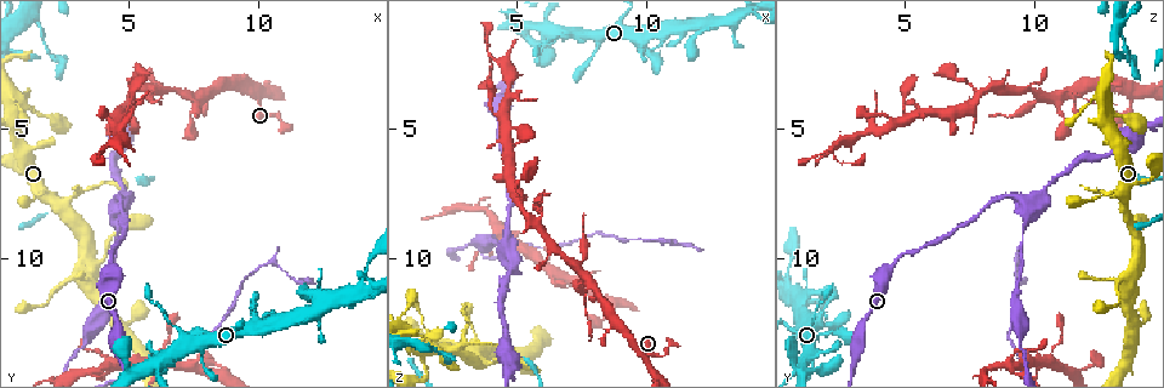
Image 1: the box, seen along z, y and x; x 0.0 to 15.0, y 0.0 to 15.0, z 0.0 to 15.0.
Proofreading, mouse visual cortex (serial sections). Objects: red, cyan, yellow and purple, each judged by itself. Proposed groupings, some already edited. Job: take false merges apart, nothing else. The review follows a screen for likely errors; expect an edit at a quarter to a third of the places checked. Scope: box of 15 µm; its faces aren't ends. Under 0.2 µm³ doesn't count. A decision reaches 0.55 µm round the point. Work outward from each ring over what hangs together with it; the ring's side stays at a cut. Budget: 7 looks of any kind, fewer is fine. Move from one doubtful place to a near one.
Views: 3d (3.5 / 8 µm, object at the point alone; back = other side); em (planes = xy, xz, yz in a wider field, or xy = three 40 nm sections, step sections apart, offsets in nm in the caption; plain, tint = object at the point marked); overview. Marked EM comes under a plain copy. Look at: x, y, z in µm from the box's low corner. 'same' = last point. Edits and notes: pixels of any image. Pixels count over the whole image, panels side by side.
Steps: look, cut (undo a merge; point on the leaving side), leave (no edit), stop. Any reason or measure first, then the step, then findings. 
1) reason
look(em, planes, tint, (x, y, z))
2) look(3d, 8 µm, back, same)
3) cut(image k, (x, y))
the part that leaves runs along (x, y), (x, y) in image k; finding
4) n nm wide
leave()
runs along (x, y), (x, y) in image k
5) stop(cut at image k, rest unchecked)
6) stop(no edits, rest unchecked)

look(3d, 3.5 µm, (10.1, 3.7, 13.9))

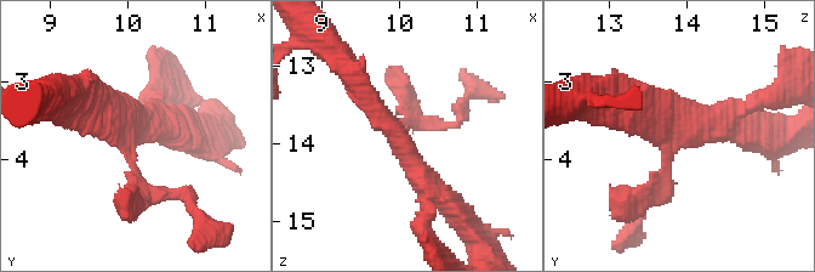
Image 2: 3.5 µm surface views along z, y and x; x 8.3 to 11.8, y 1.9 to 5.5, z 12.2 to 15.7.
look(em, planes, tint, (10.00, 3.65, 13.95))

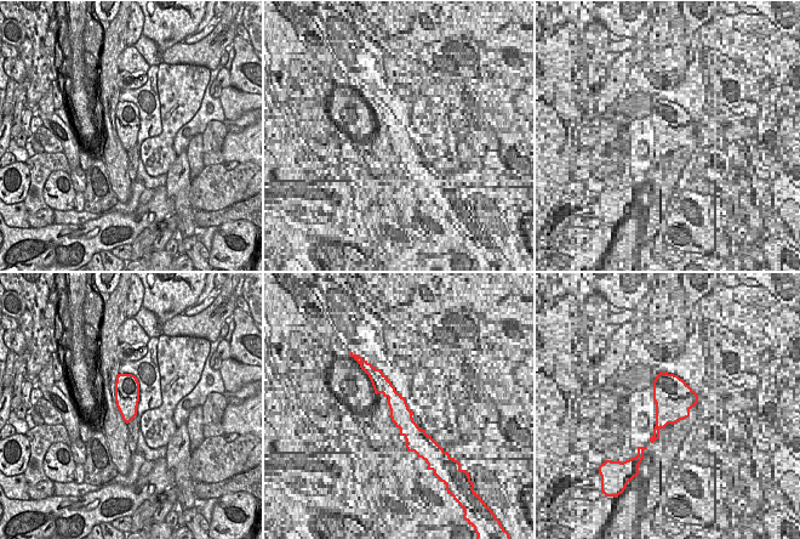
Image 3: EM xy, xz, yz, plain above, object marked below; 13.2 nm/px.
leave()
runs along (644, 197), (697, 122), (741, 130) in image 2; all the same cell

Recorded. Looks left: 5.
branch point
look(em, xy, step 5, tint, (4.7, 7.9, 9.8))

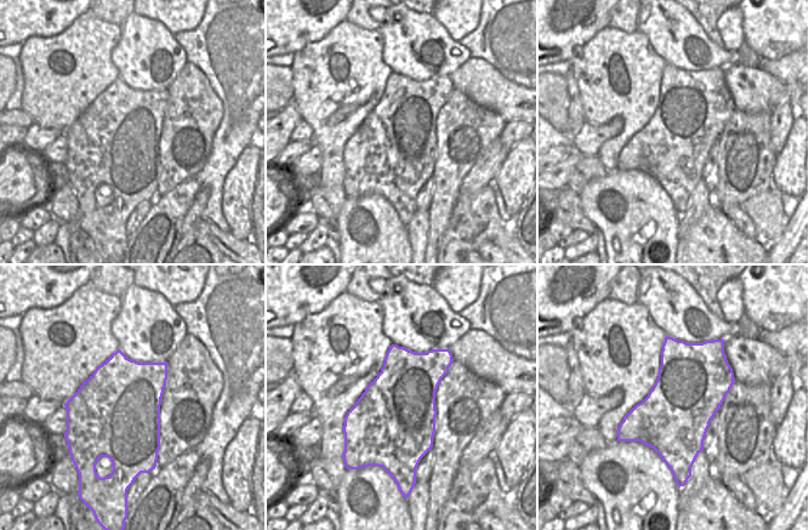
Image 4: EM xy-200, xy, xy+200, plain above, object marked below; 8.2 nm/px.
look(3d, 3.5 µm, back, same)

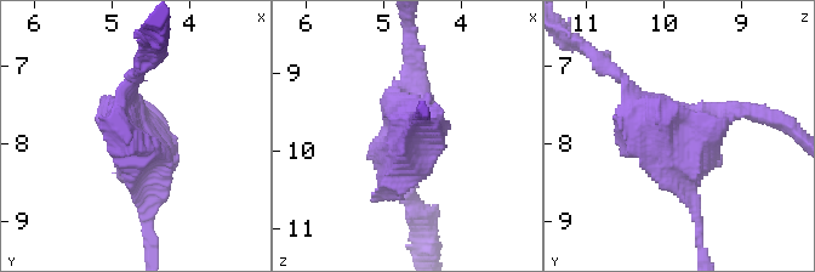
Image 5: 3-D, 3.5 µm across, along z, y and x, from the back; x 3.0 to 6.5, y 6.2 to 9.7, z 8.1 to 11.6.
leave()
runs along (748, 109), (683, 135), (625, 86) in image 5; all the same cell

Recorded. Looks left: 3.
narrows sharply
look(3d, 3.5 µm, back, (4.6, 5.2, 3.3))

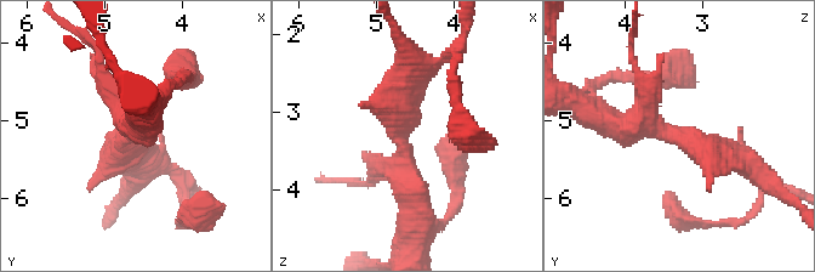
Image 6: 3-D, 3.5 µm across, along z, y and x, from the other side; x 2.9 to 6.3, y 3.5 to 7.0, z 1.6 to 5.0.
shape alone is not enough
look(em, xy, step 2, tint, (4.70, 5.15, 3.40))

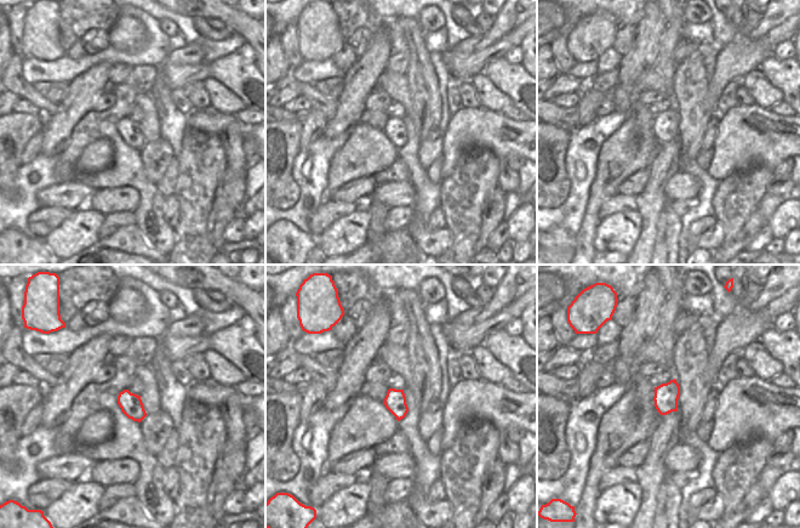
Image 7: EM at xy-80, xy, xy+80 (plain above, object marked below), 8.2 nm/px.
leave()
runs along (602, 118), (648, 122), (741, 158) in image 6; continuous, no second cell

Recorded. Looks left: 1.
stop(no edits, rest unchecked)

